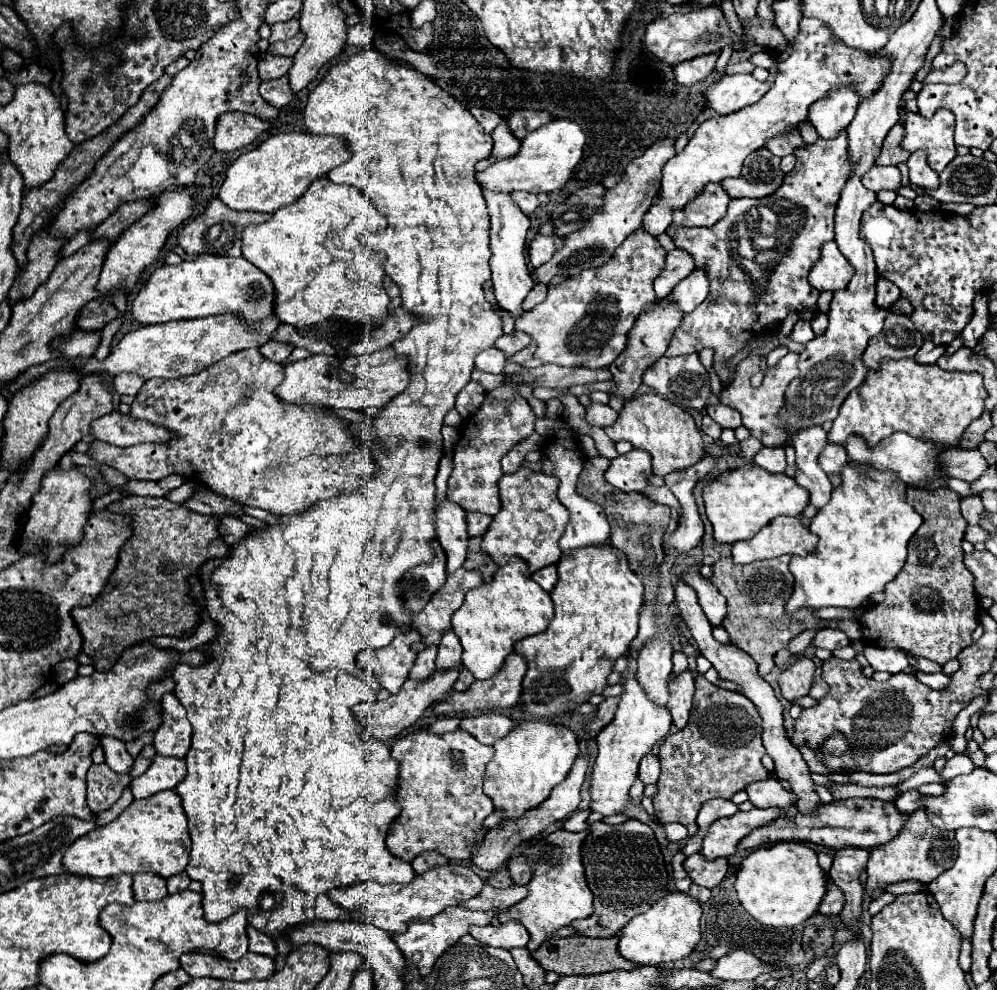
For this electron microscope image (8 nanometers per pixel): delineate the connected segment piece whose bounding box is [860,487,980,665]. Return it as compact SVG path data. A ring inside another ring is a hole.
M908 487L908 503L924 517L924 525L920 531L914 533L912 541L908 543L908 559L902 571L890 581L884 589L886 599L878 605L870 605L862 617L860 627L866 645L876 645L880 649L898 649L914 657L926 657L940 665L954 659L964 647L972 645L972 631L978 627L980 605L978 593L974 589L974 577L966 569L962 557L962 541L964 531L968 527L966 519L960 515L960 495L948 487L940 487L936 491Z

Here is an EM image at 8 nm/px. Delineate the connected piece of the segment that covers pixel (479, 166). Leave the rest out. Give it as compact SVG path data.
M502 117L500 125L492 131L492 139L494 139L494 149L492 149L492 153L490 153L488 159L476 163L476 171L484 171L490 165L494 165L496 161L514 157L520 151L520 139L510 131L506 117Z

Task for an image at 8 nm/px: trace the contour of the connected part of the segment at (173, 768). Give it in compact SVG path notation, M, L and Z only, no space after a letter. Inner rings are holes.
M156 755L152 759L152 765L150 769L132 779L132 793L134 793L134 799L144 799L144 797L150 797L158 791L164 791L164 789L174 789L186 775L186 761L180 759L180 757L162 757L162 755Z

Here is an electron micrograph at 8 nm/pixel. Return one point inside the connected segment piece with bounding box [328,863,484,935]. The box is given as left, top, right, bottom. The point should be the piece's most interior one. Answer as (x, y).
(391, 907)

